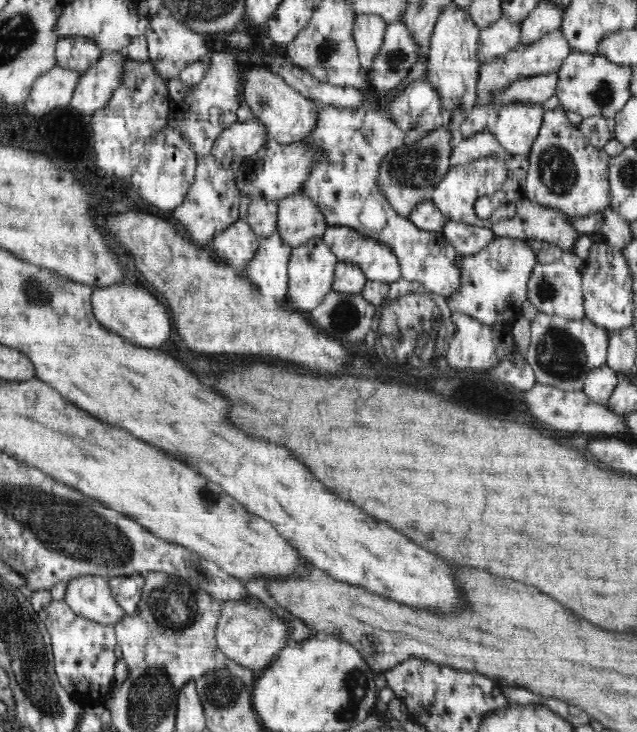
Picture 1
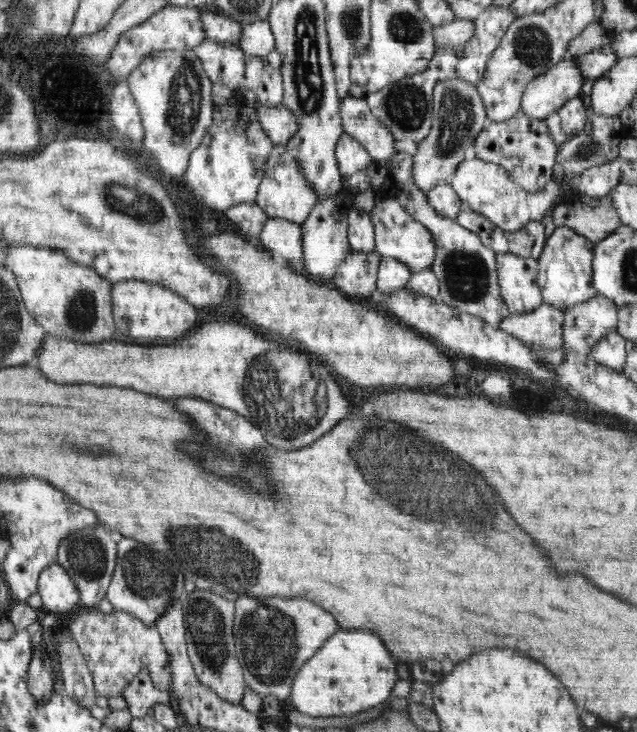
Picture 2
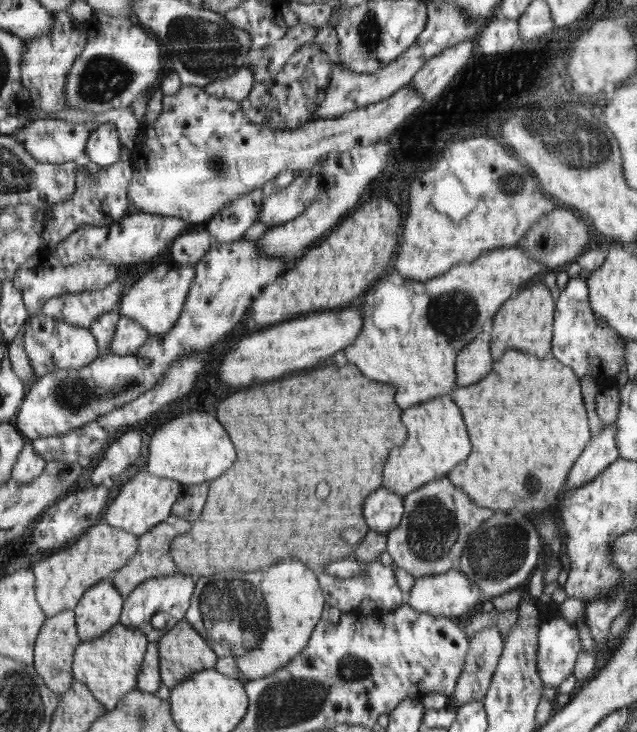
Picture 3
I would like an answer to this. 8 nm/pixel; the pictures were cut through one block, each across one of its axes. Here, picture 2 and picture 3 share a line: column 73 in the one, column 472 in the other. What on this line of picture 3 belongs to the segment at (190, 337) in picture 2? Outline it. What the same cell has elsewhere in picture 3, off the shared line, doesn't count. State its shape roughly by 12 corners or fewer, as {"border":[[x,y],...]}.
{"border":[[482,331],[456,355],[456,386],[492,370],[490,334]]}

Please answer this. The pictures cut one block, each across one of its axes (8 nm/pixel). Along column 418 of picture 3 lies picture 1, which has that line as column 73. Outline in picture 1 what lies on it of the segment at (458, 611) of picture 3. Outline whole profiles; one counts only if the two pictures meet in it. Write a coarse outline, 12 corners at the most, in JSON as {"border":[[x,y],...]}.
{"border":[[108,578],[69,580],[64,601],[78,616],[115,625],[126,616]]}

